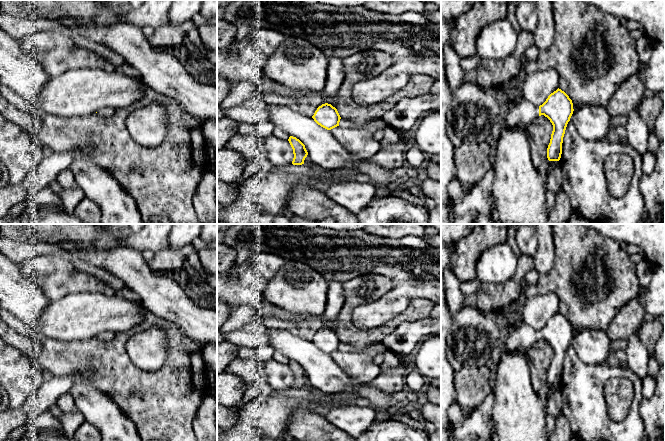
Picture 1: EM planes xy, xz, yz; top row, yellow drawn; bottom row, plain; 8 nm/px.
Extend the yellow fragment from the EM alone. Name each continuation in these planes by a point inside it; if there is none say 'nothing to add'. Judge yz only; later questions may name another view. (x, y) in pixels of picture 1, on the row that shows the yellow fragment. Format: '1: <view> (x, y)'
1: yz (518, 112)

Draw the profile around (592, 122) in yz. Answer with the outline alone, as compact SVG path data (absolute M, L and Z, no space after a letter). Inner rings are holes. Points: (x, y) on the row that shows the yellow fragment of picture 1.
M583 105L574 109L572 120L578 133L589 141L605 140L611 116L606 107Z

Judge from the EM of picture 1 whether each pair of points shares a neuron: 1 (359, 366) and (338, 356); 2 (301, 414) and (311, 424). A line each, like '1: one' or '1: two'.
1: one
2: one

